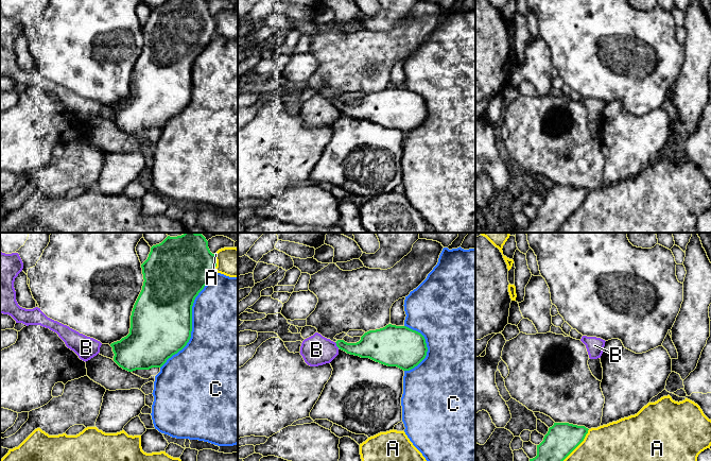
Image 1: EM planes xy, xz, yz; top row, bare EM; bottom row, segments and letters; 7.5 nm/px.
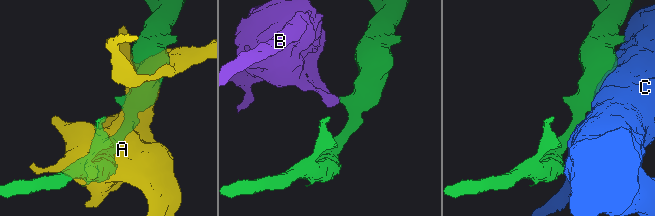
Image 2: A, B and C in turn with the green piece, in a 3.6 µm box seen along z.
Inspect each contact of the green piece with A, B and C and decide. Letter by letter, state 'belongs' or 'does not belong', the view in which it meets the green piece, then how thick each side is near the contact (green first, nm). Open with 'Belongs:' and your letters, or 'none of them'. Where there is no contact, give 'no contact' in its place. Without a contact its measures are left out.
Belongs: none of them
A: does not belong; contact in yz; calibres 240 and 280 nm
B: does not belong; contact in xz; calibres 180 and 220 nm
C: does not belong; contact in xy; calibres 460 and 500 nm

